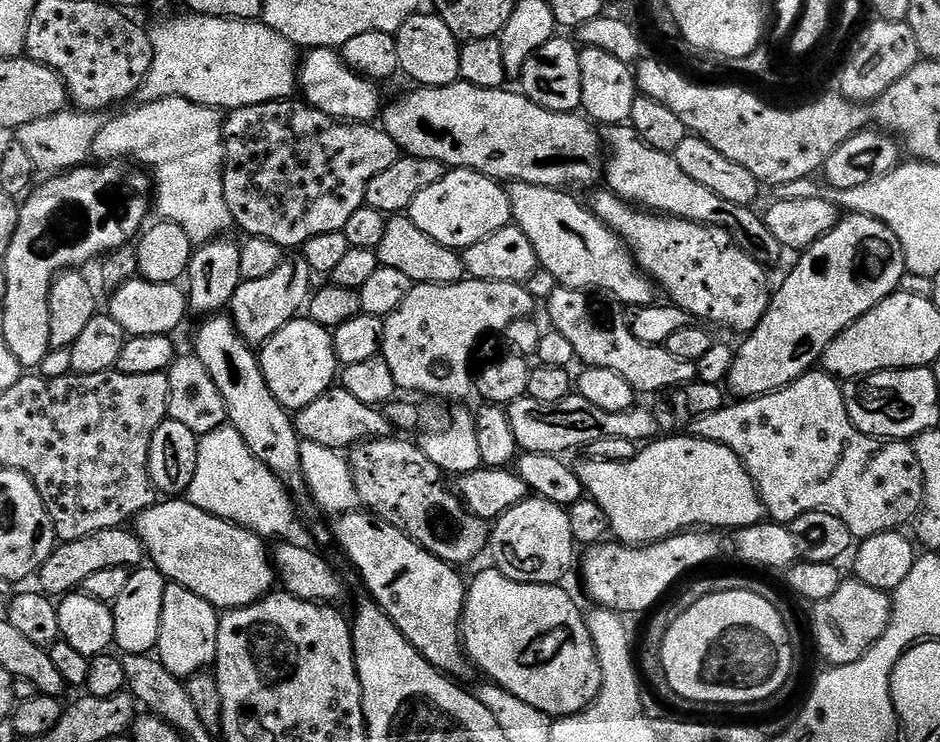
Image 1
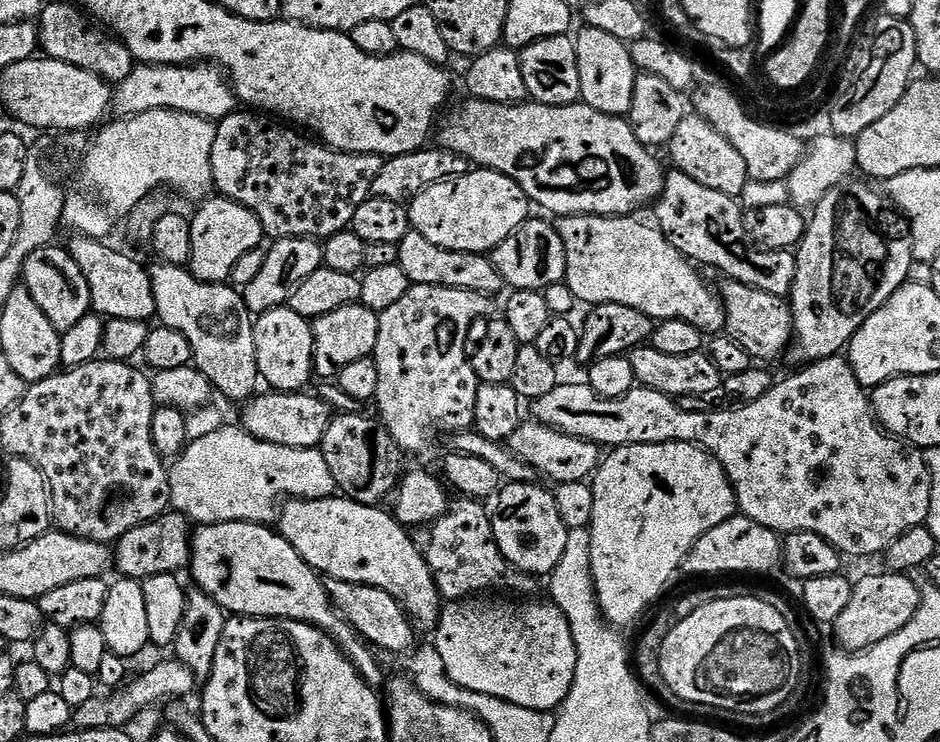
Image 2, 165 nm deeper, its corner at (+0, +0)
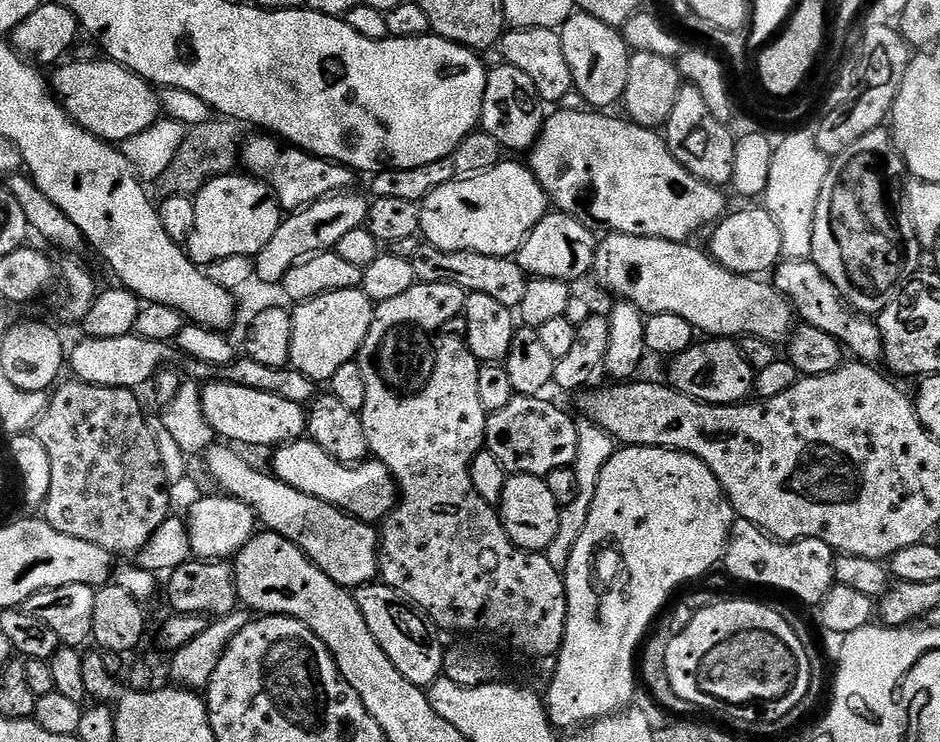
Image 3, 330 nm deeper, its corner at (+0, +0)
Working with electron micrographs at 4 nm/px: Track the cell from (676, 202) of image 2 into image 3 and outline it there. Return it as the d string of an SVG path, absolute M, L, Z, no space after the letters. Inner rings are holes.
M790 260L775 269L774 287L788 300L807 327L830 334L862 364L879 365L884 359L884 343L880 338L880 326L875 319L850 310L838 295L836 287L808 260Z

